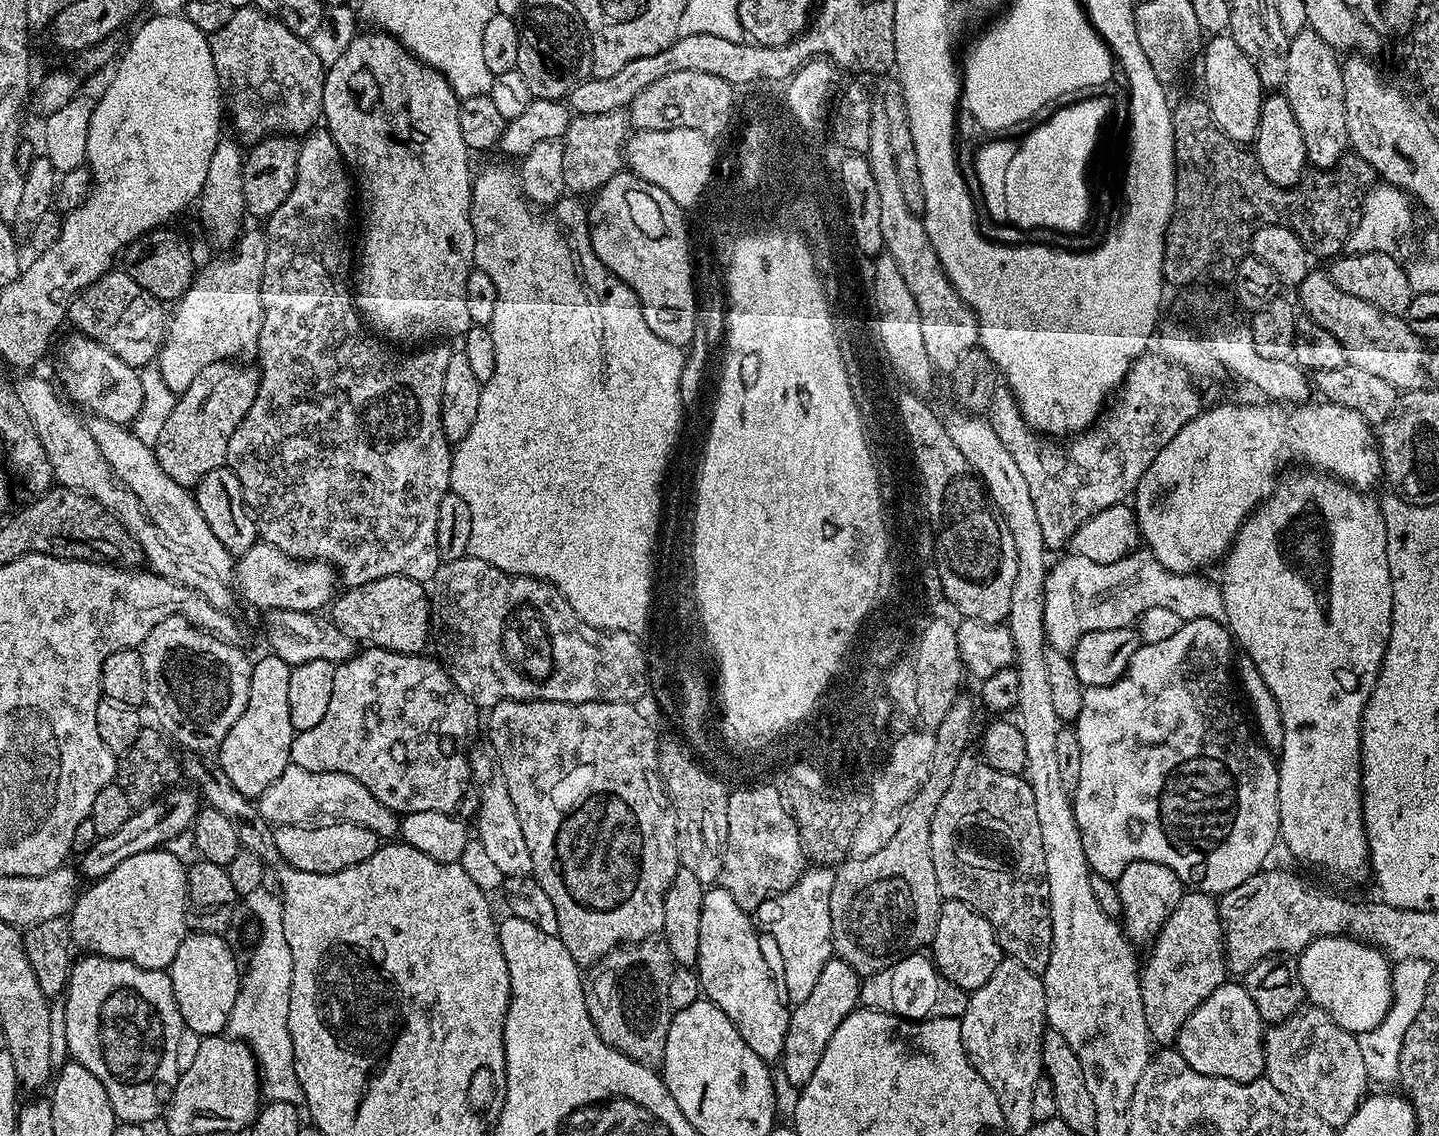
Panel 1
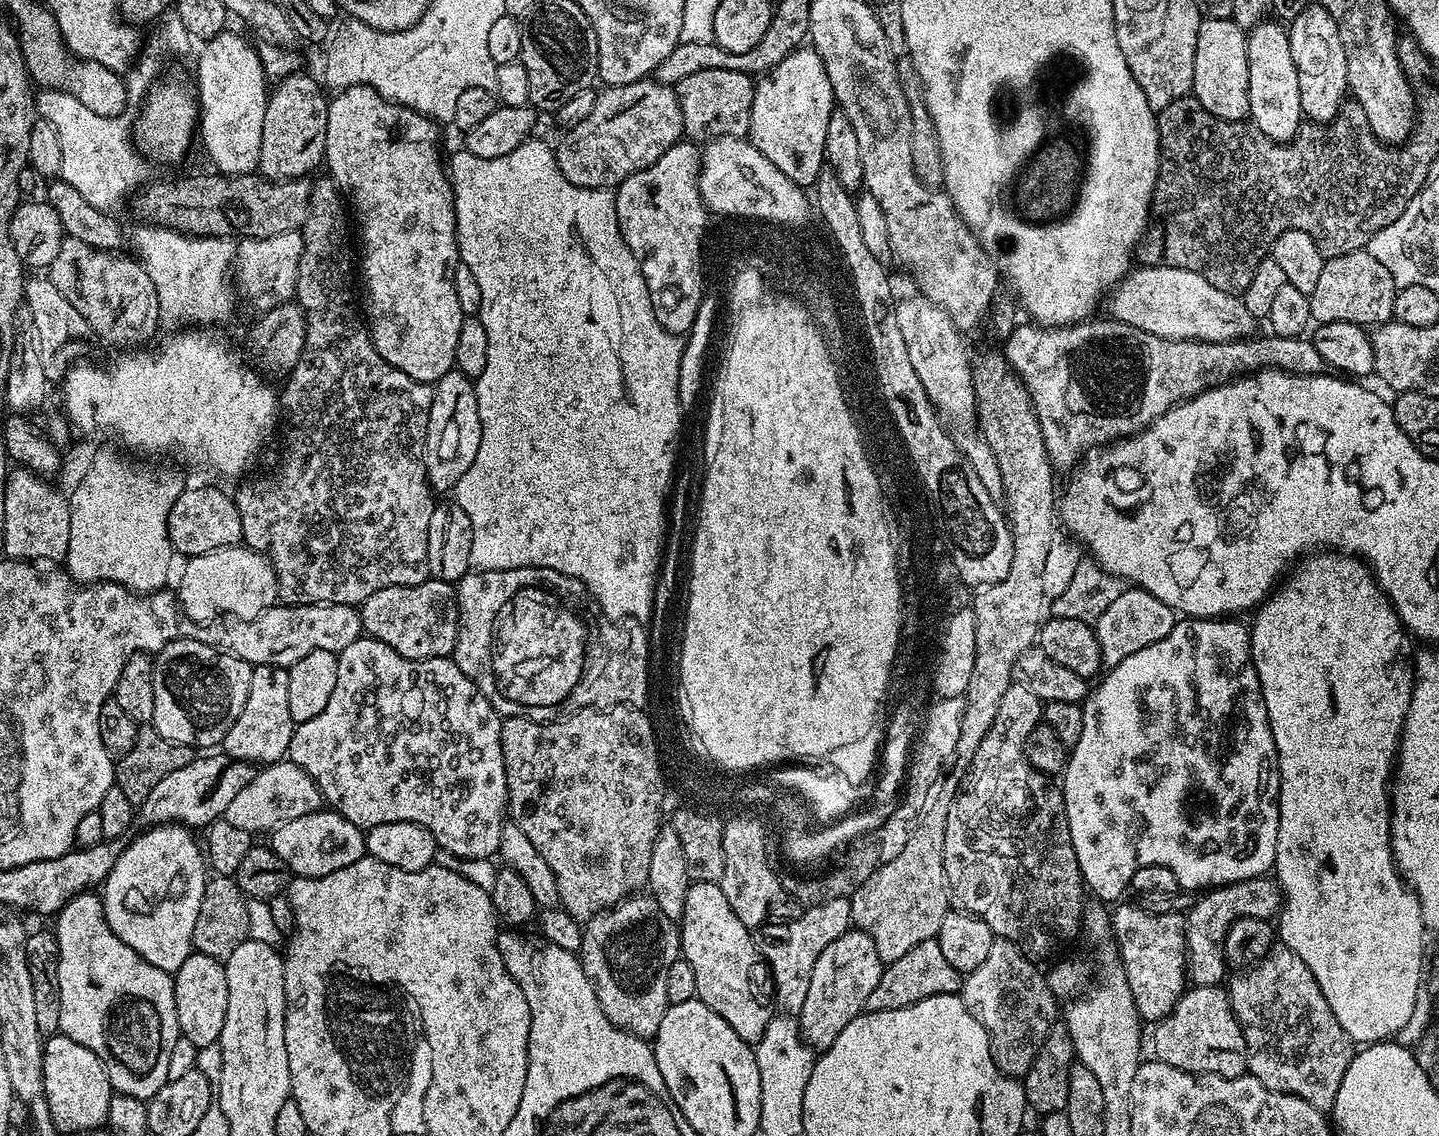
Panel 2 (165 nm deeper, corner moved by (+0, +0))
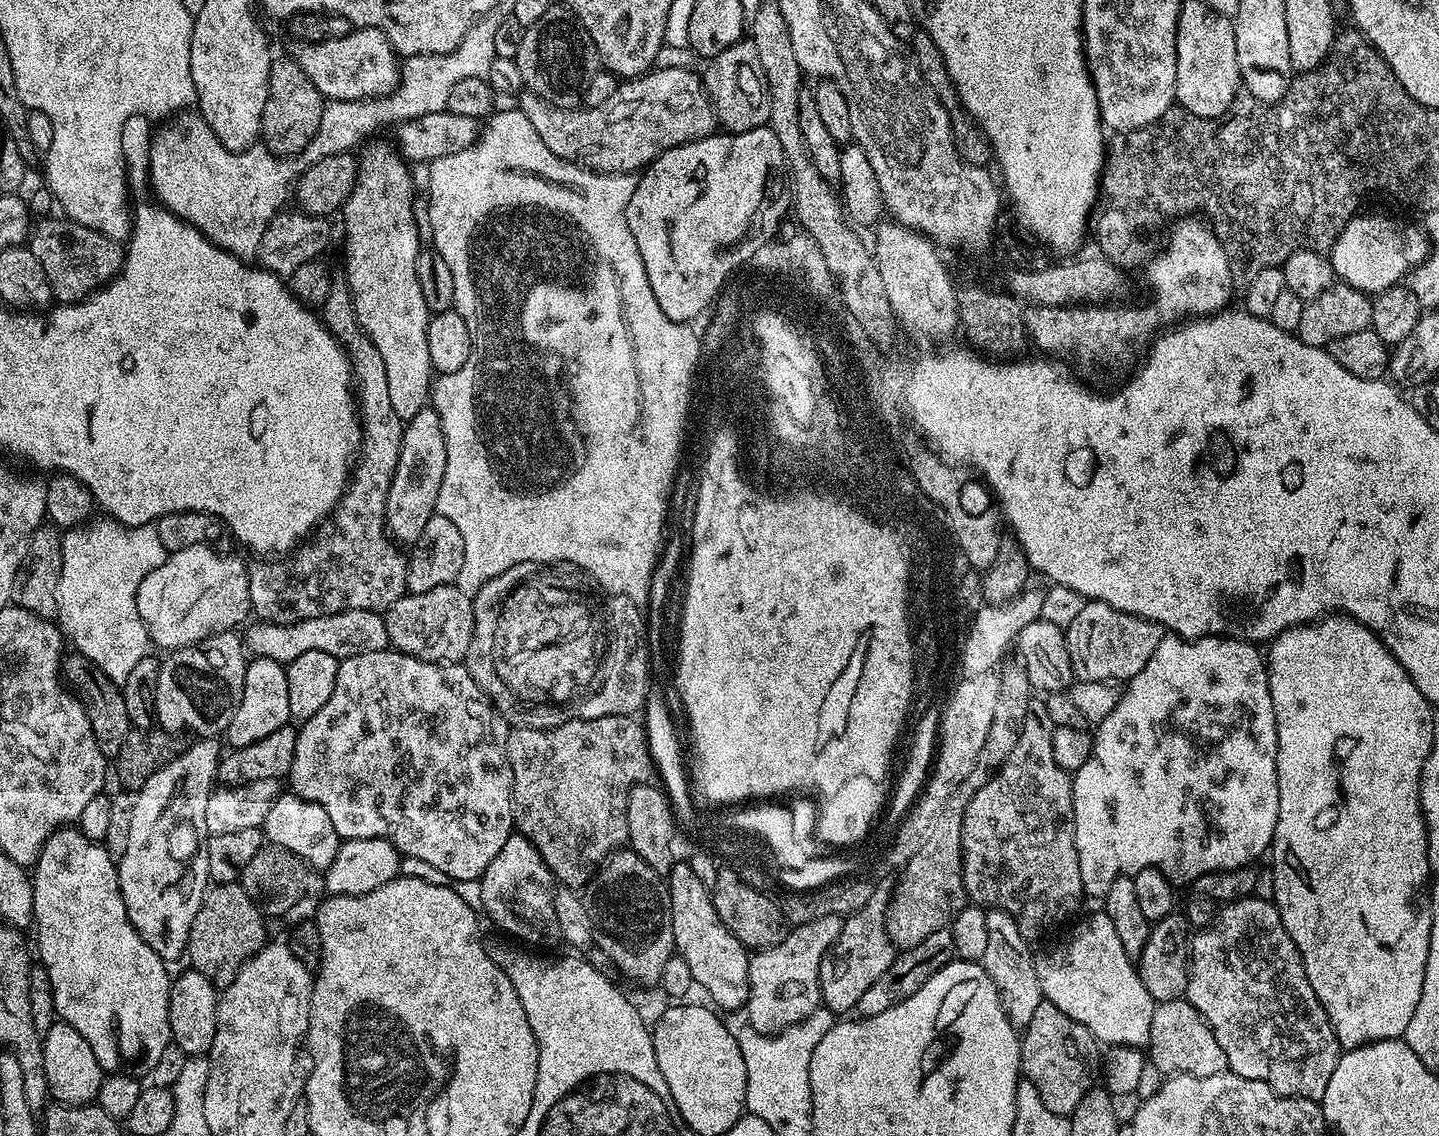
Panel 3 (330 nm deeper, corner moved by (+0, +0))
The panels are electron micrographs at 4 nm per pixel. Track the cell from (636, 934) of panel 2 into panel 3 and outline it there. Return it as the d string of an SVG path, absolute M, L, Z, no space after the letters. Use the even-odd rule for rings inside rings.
M617 850L604 861L596 875L588 881L586 903L595 947L606 954L608 963L613 969L636 984L659 985L662 966L666 966L666 962L670 962L670 958L676 952L672 907L665 877L655 872L646 862L642 862L642 858L636 852Z

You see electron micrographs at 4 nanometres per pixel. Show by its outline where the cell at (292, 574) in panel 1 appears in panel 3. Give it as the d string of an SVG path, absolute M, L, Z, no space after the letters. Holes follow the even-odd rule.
M207 543L195 544L173 552L158 570L150 570L142 578L136 605L148 628L148 639L155 647L157 644L163 650L185 648L219 632L239 629L239 624L249 619L247 616L252 612L249 565L236 556L223 556L208 547Z

